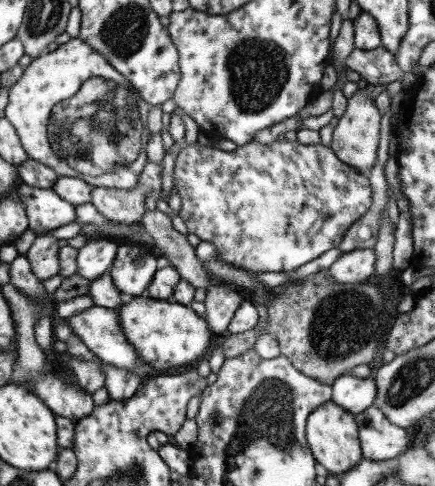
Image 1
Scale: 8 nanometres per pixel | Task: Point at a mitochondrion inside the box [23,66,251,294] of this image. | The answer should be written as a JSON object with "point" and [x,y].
{"point":[96,126]}

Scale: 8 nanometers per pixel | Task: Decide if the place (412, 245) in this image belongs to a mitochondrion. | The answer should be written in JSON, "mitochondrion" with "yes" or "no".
{"mitochondrion":"no"}

